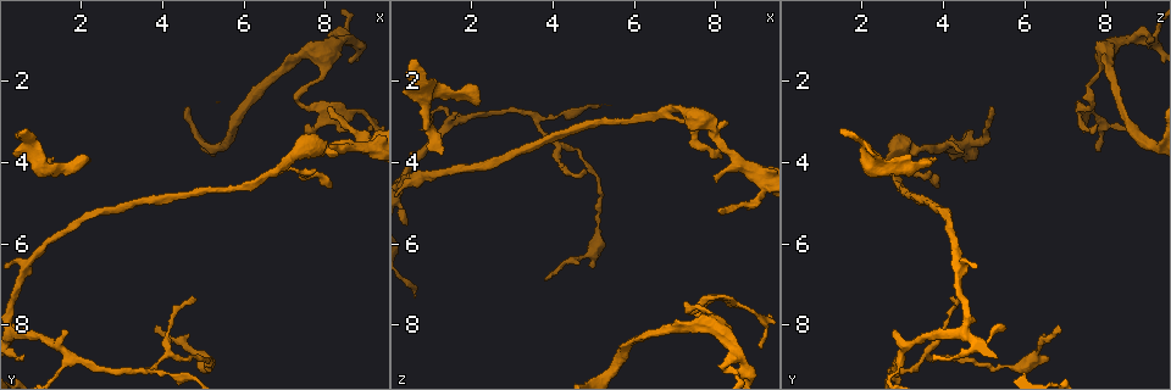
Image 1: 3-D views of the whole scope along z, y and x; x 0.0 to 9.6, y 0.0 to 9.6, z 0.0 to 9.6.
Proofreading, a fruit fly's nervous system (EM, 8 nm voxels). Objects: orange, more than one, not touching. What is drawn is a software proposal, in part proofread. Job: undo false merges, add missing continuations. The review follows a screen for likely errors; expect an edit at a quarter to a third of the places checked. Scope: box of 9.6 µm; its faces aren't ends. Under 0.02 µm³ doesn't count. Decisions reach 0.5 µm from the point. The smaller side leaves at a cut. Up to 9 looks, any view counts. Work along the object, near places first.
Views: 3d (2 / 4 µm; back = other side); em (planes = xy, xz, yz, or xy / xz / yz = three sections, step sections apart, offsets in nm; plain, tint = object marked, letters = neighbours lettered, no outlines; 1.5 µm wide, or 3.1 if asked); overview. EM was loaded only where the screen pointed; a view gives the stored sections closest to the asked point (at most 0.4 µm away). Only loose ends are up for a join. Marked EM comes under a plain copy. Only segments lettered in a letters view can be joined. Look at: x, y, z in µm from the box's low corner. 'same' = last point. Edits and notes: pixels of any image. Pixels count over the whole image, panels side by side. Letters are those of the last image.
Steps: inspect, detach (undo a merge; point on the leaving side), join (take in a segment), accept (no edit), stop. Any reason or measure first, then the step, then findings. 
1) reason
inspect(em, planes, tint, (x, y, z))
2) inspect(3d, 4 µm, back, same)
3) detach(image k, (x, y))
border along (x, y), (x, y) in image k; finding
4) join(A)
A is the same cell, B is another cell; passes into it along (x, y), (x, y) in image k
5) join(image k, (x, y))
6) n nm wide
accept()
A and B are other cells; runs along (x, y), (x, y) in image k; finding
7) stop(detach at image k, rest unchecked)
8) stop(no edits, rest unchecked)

free end
inspect(em, planes, letters, (8.15, 4.70, 3.80))

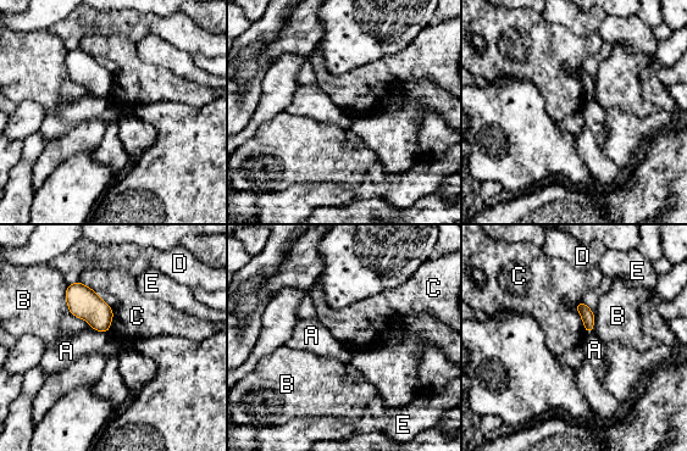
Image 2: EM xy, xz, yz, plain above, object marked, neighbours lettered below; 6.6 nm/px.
accept()
A, B, C, D and E are other cells; border along (581, 300), (576, 311), (586, 332) in image 2; no lettered segment goes on from it

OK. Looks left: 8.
sharp bend
inspect(3d, 2 µm, (7.30, 2.50, 7.65))

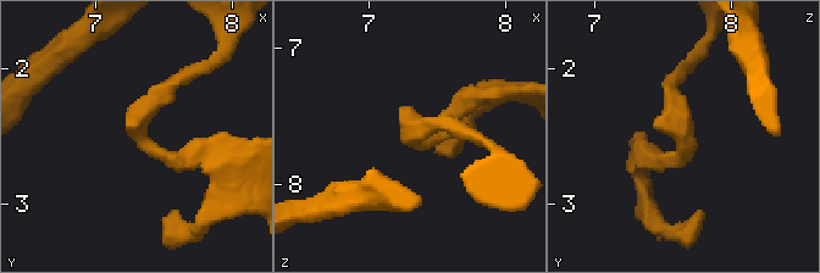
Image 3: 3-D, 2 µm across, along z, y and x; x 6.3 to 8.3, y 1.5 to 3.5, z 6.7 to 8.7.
need the tissue
inspect(em, xz, step 4, tint, (7.36, 2.52, 7.66))

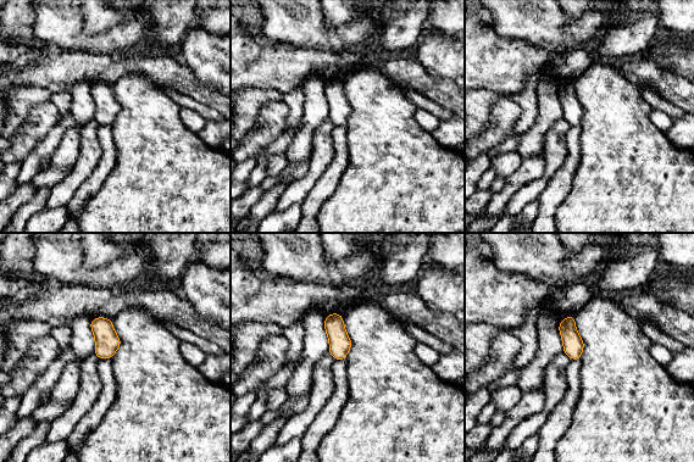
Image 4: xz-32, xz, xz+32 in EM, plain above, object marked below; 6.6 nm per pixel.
what lies round it
inspect(em, xz, step 4, letters, same)

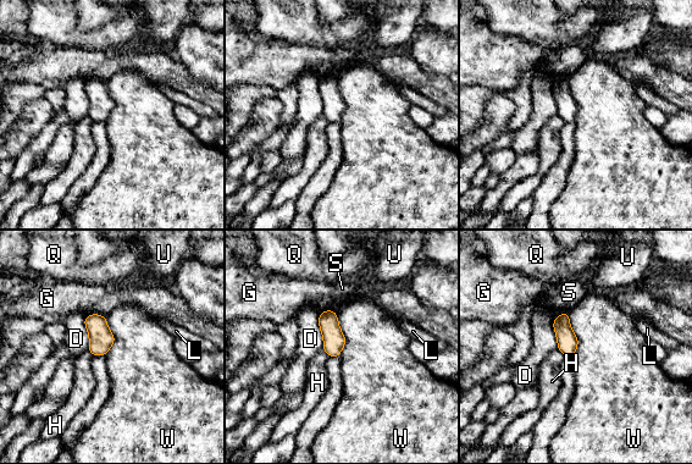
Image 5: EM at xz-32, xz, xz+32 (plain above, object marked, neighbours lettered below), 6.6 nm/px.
130 nm wide
accept()
D, G, H, L, Q, S, U and W are other cells; border along (566, 311), (577, 340), (575, 355) in image 5; continuous, no second neuron

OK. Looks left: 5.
sharp bend
inspect(3d, 2 µm, back, (8.70, 1.10, 9.15))

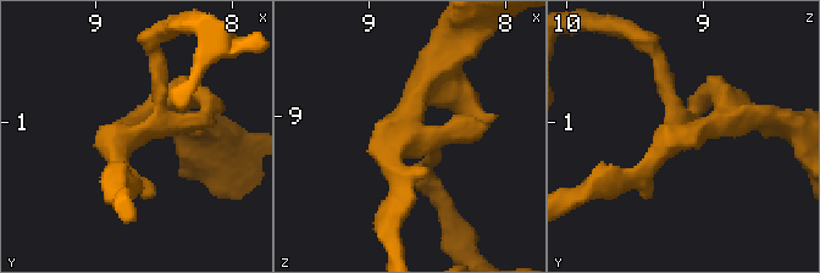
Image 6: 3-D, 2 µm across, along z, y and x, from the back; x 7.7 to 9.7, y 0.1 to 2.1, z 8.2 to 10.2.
inspect(em, planes, tint, (8.64, 1.10, 9.10))

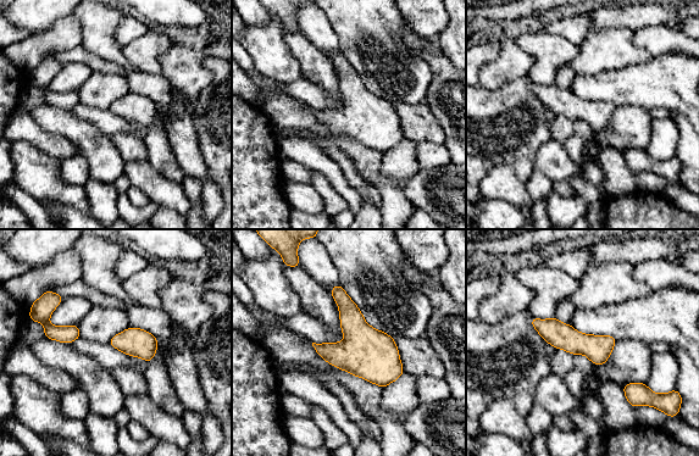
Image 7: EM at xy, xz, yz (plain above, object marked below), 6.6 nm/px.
inspect(em, planes, letters, same)

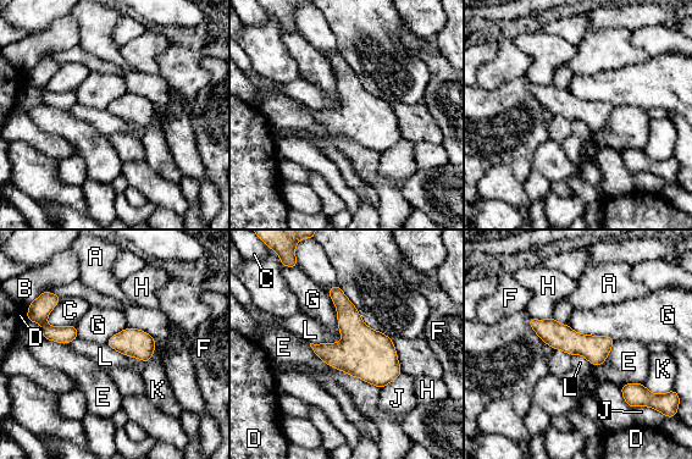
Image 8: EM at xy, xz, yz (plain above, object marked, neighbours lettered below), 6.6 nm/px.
accept()
A, B, C, D, E, F, G, H, J, K and L are other cells; runs along (532, 322), (573, 343), (609, 342) in image 8; one neuron here

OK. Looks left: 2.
an open end
inspect(3d, 4 µm, (2.10, 4.10, 2.65))

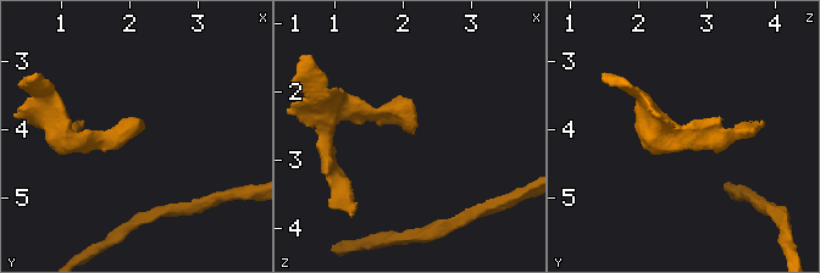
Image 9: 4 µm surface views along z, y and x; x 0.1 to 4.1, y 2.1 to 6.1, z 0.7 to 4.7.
inspect(em, planes, letters, (2.15, 4.05, 2.65))

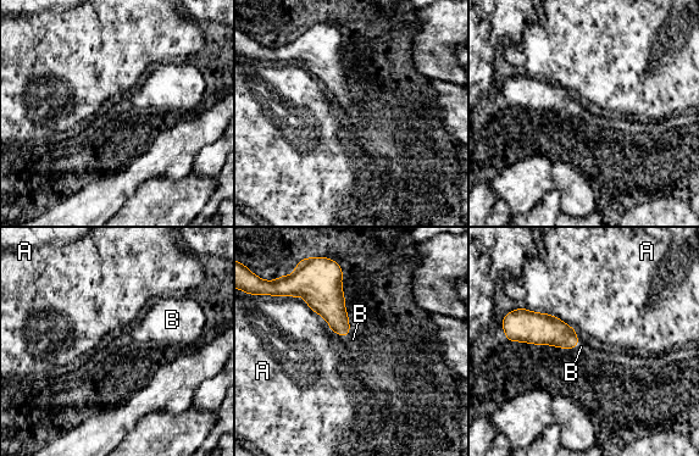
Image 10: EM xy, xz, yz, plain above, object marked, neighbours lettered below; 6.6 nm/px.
130 nm wide
join(B)
B is the same cell, A is another cell; passes into it along (328, 301), (345, 334), (353, 339) in image 10; it goes on there

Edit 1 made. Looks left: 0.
stop(join at image 10, rest unchecked)

